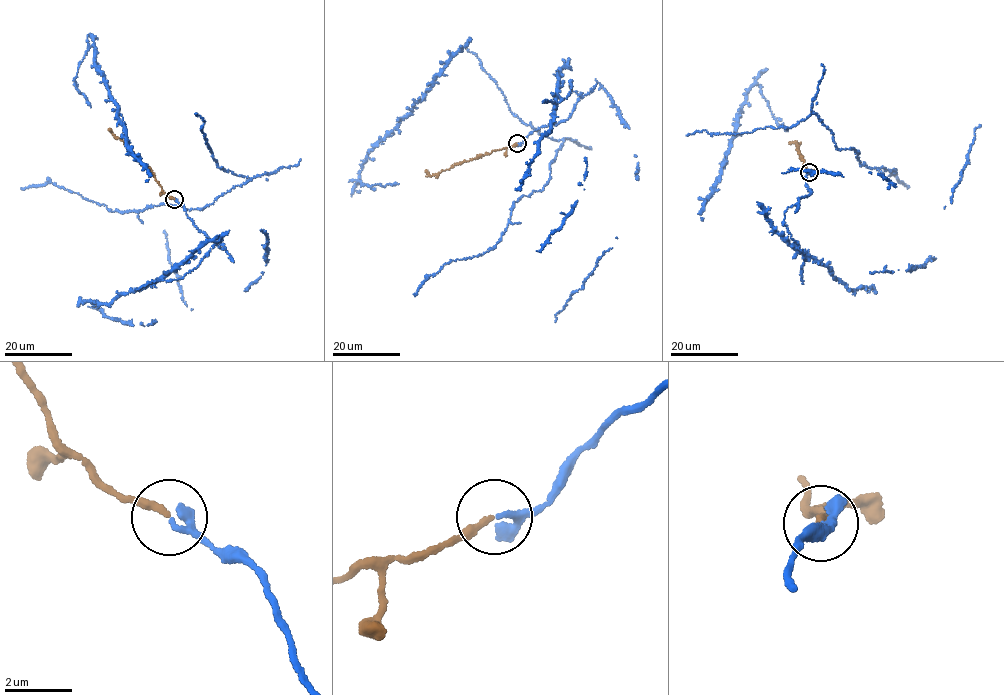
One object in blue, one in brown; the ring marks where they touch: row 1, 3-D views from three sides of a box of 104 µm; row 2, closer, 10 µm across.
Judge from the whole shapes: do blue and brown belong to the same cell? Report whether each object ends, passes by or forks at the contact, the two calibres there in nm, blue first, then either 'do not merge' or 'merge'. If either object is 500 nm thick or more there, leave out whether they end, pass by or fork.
blue passes by; brown ends; calibres 130 and 220 nm; merge

